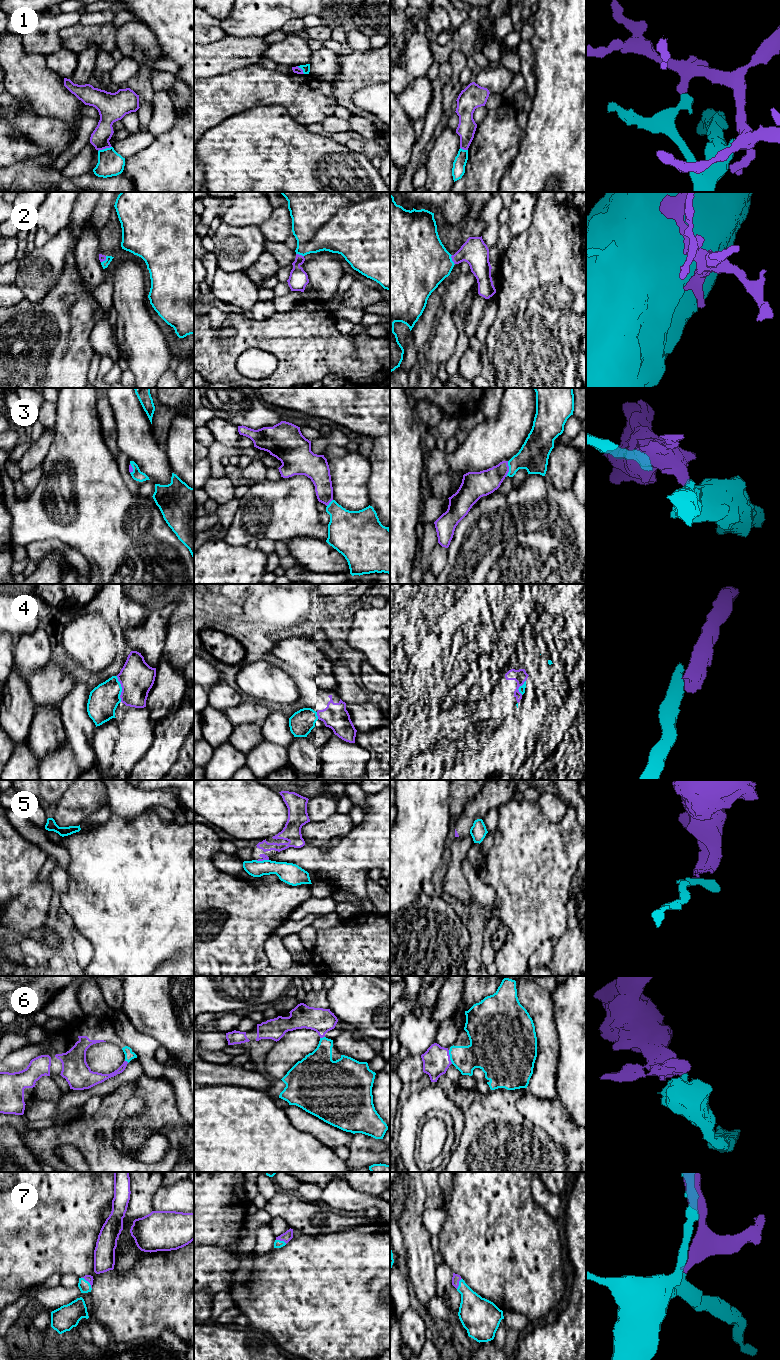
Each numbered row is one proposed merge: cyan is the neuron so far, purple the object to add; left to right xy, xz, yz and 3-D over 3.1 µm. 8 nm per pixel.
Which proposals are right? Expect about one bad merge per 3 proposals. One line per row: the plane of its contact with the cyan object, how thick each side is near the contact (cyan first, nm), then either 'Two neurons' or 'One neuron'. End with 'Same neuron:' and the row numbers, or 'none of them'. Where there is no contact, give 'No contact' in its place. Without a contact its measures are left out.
1: Touches cyan in xy. Thickness 200 nm (cyan) against 150 nm. Two neurons
2: Touches cyan in yz. Thickness 460 nm (cyan) against 220 nm. One neuron
3: Touches cyan in yz. Thickness 240 nm (cyan) against 200 nm. One neuron
4: Touches cyan in xy. Thickness 240 nm (cyan) against 280 nm. Two neurons
5: Touches cyan in xz. Thickness 170 nm (cyan) against 50 nm. Two neurons
6: Touches cyan in yz. Thickness 220 nm (cyan) against 220 nm. One neuron
7: Touches cyan in xy. Thickness 90 nm (cyan) against 60 nm. One neuron
Same neuron: 2, 3, 6, 7

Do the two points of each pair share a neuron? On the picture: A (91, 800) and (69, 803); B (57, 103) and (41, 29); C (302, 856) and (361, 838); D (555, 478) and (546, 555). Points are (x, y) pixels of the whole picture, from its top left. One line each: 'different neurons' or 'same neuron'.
A: same neuron
B: different neurons
C: same neuron
D: different neurons

